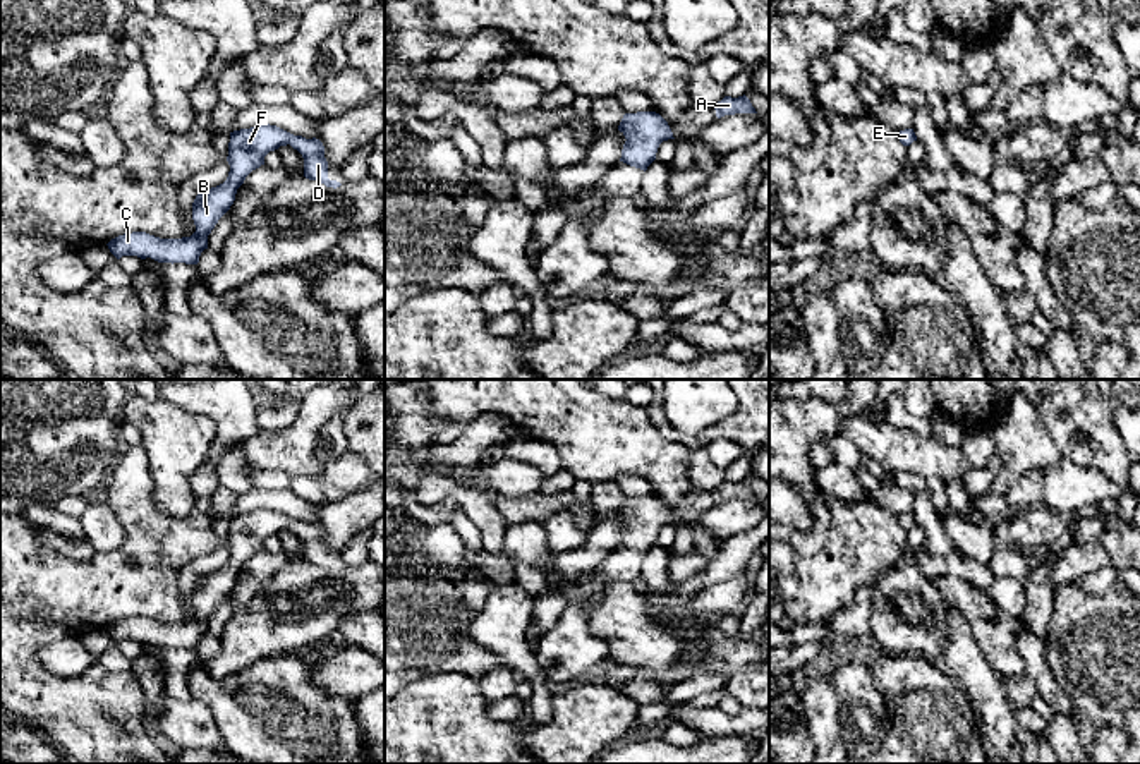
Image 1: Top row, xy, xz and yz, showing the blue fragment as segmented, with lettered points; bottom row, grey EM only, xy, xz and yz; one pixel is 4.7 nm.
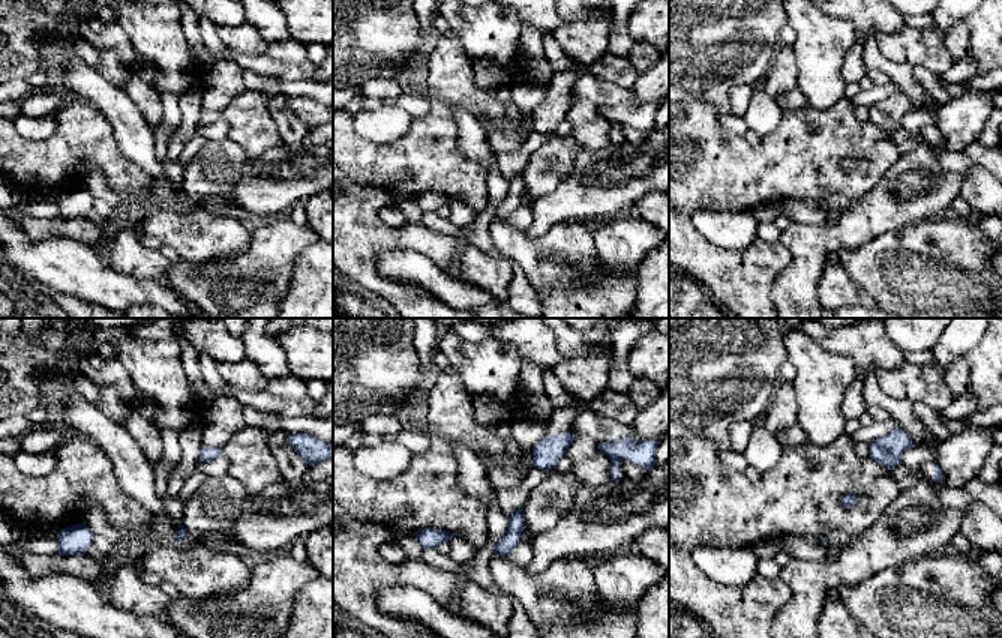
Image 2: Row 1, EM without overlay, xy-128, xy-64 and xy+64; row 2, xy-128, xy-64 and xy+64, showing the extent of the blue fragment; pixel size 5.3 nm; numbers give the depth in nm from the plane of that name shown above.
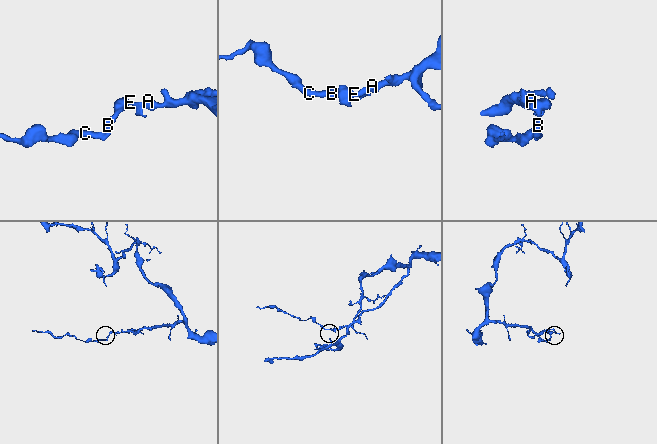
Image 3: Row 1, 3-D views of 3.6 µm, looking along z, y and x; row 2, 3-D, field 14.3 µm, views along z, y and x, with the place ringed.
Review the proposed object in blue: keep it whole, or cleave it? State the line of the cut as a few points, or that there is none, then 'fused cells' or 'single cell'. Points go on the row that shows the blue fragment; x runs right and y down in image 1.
no cut | single cell

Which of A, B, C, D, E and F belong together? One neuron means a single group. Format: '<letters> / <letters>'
A B C D E F

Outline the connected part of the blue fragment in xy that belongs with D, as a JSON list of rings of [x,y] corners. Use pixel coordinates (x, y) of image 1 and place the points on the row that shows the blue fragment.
[[[270,124],[233,130],[230,132],[227,156],[230,165],[228,177],[223,184],[196,196],[192,203],[196,232],[191,237],[160,239],[146,232],[132,232],[112,239],[106,244],[110,252],[117,259],[122,256],[137,256],[141,259],[151,258],[158,263],[197,264],[201,252],[208,249],[208,235],[233,204],[237,189],[244,184],[246,177],[264,165],[264,156],[270,151],[287,144],[302,155],[306,179],[333,189],[342,185],[328,179],[328,161],[324,158],[324,146],[319,139],[294,136]]]

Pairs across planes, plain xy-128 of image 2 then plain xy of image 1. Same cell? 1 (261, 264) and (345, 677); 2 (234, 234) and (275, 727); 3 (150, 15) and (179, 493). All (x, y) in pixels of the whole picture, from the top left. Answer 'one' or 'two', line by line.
1: one
2: one
3: one

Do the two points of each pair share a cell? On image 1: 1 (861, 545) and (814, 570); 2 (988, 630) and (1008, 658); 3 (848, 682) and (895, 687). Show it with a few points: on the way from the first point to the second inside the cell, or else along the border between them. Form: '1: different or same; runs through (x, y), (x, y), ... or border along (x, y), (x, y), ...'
1: same; runs through (848, 557), (835, 570), (826, 570)
2: same; runs through (994, 637), (1001, 651)
3: different; border along (866, 663), (883, 699), (888, 725)

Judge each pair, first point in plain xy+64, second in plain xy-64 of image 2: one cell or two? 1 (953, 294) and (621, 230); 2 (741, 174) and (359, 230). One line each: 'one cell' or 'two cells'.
1: two cells
2: one cell

